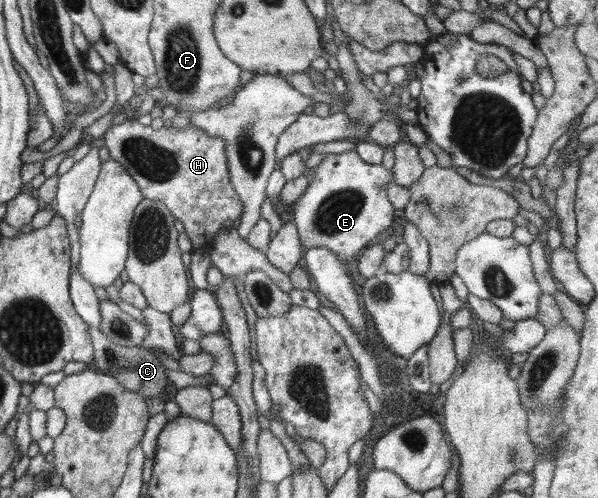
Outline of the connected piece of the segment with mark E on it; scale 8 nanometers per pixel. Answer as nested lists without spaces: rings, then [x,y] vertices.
[[[356,149],[328,156],[315,167],[315,176],[309,182],[306,191],[297,199],[294,207],[294,224],[302,247],[327,247],[334,255],[342,259],[359,256],[364,247],[376,236],[392,227],[396,215],[390,203],[387,187],[393,181],[393,173],[382,165],[369,165],[360,159]]]

